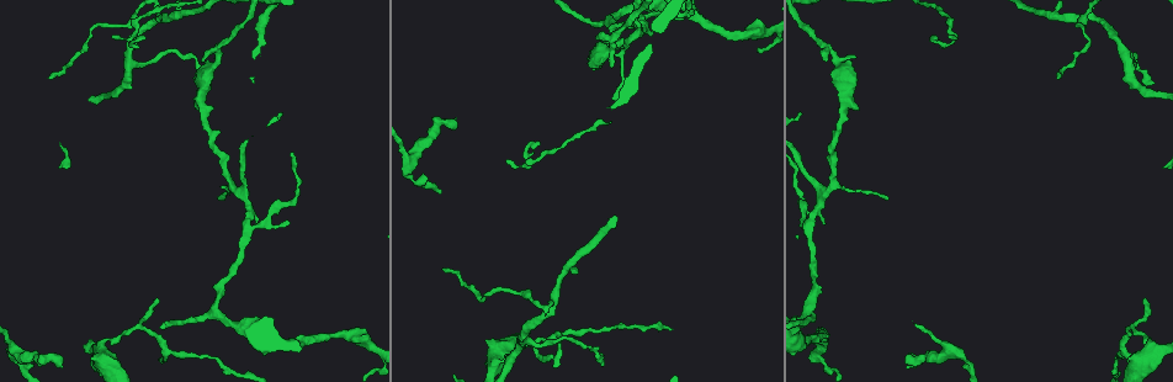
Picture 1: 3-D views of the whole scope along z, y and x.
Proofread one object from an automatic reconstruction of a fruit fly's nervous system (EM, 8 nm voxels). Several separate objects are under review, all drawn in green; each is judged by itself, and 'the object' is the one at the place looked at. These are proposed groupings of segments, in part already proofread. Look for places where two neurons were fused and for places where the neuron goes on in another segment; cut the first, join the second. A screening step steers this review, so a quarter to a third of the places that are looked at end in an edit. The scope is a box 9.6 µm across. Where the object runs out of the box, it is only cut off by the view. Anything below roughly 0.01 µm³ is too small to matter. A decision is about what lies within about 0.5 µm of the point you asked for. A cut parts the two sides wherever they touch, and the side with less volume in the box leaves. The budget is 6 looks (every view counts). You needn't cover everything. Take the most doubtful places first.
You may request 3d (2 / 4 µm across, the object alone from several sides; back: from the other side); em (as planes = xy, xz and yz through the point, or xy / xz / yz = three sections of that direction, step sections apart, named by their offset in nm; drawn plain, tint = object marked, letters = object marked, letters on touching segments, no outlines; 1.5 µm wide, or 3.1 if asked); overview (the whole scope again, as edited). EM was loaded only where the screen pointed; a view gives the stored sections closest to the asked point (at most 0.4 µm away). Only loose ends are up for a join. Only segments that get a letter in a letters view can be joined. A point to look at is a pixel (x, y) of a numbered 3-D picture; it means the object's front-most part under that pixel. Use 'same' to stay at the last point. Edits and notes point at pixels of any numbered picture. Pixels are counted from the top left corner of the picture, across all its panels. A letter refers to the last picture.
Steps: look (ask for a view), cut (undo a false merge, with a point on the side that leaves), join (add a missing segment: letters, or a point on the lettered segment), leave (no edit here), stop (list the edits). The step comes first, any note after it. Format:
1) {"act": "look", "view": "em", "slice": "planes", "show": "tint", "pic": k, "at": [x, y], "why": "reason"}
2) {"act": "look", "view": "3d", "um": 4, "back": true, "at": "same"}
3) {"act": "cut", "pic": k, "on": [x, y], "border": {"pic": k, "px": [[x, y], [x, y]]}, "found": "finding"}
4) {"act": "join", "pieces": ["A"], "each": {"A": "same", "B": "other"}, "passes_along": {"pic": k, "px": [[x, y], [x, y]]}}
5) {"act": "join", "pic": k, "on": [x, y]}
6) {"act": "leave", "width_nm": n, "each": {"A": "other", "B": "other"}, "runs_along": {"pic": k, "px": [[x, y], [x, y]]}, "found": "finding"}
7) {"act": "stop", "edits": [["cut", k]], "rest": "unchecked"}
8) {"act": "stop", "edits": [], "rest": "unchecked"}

{"act": "look", "view": "em", "slice": "xz", "step": 8, "show": "tint", "pic": 1, "at": [954, 34], "why": "abrupt turn"}

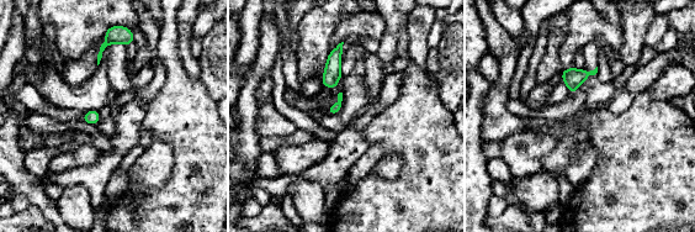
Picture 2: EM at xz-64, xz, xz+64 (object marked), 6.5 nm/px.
{"act": "look", "view": "em", "slice": "planes", "show": "tint", "at": "same", "why": "another direction"}

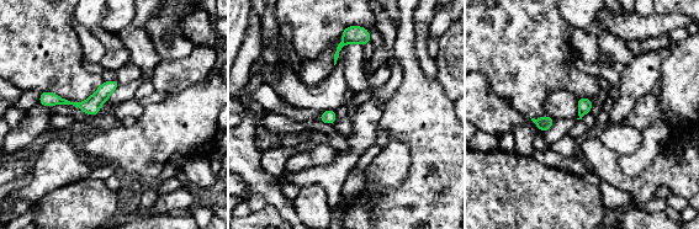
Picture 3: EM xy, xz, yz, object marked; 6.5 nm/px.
{"act": "look", "view": "em", "slice": "planes", "show": "letters", "at": "same"}

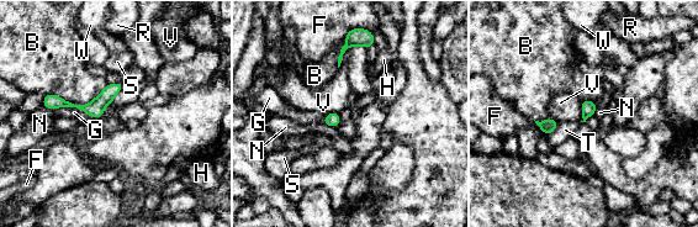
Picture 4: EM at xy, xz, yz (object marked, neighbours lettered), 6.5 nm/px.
{"act": "leave", "each": {"B": "other", "F": "other", "G": "other", "H": "other", "N": "other", "R": "other", "S": "other", "T": "other", "V": "other", "W": "other"}, "runs_along": {"pic": 4, "px": [[119, 86], [95, 107], [46, 103]]}, "found": "one neuron here"}

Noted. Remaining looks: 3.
{"act": "look", "view": "em", "slice": "planes", "show": "letters", "pic": 1, "at": [1089, 19], "why": "three arms meet"}

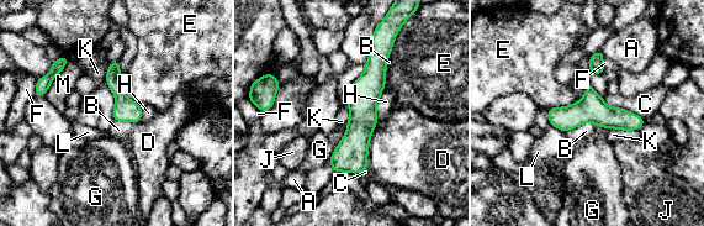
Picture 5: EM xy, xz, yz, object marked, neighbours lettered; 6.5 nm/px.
{"act": "leave", "each": {"A": "other", "B": "other", "C": "other", "D": "other", "E": "other", "F": "other", "G": "other", "H": "other", "J": "other", "K": "other", "L": "other", "M": "other"}, "border": {"pic": 5, "px": [[597, 125], [582, 122], [566, 131]]}, "found": "all the same neuron"}

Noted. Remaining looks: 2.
{"act": "look", "view": "em", "slice": "planes", "show": "letters", "pic": 1, "at": [224, 197], "why": "free end"}

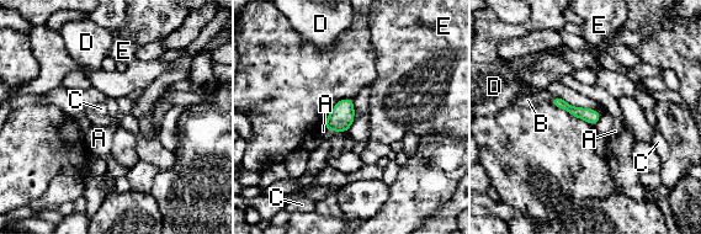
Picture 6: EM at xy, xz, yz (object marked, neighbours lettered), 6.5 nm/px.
{"act": "leave", "longest_contact_nm": ["C", 140], "each": {"A": "other", "B": "other", "C": "other", "D": "other", "E": "other"}, "border": {"pic": 6, "px": [[327, 128], [346, 132]]}, "found": "no lettered segment goes on from it"}

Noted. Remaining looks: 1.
{"act": "stop", "edits": [], "rest": "unchecked"}

